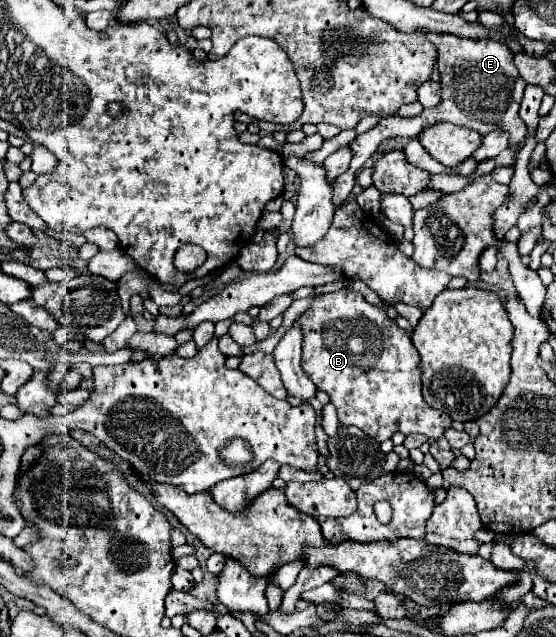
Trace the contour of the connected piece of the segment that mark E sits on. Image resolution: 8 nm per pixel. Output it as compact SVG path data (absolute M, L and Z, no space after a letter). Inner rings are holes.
M427 35L427 37L431 43L435 43L435 47L439 51L437 67L439 67L441 87L443 87L441 103L433 109L423 109L421 115L411 117L411 119L403 119L397 115L383 117L377 127L359 135L349 145L353 151L349 171L345 171L335 180L333 189L335 207L343 205L343 201L349 197L349 193L355 185L355 173L377 151L379 143L387 137L417 137L419 131L423 131L423 127L431 127L435 123L449 121L453 125L469 127L479 133L503 129L511 135L511 139L509 139L511 147L517 147L525 139L527 127L525 127L523 119L519 117L519 103L523 99L523 91L527 87L527 81L517 73L511 49L503 43L497 43L497 41L459 39L455 35Z

